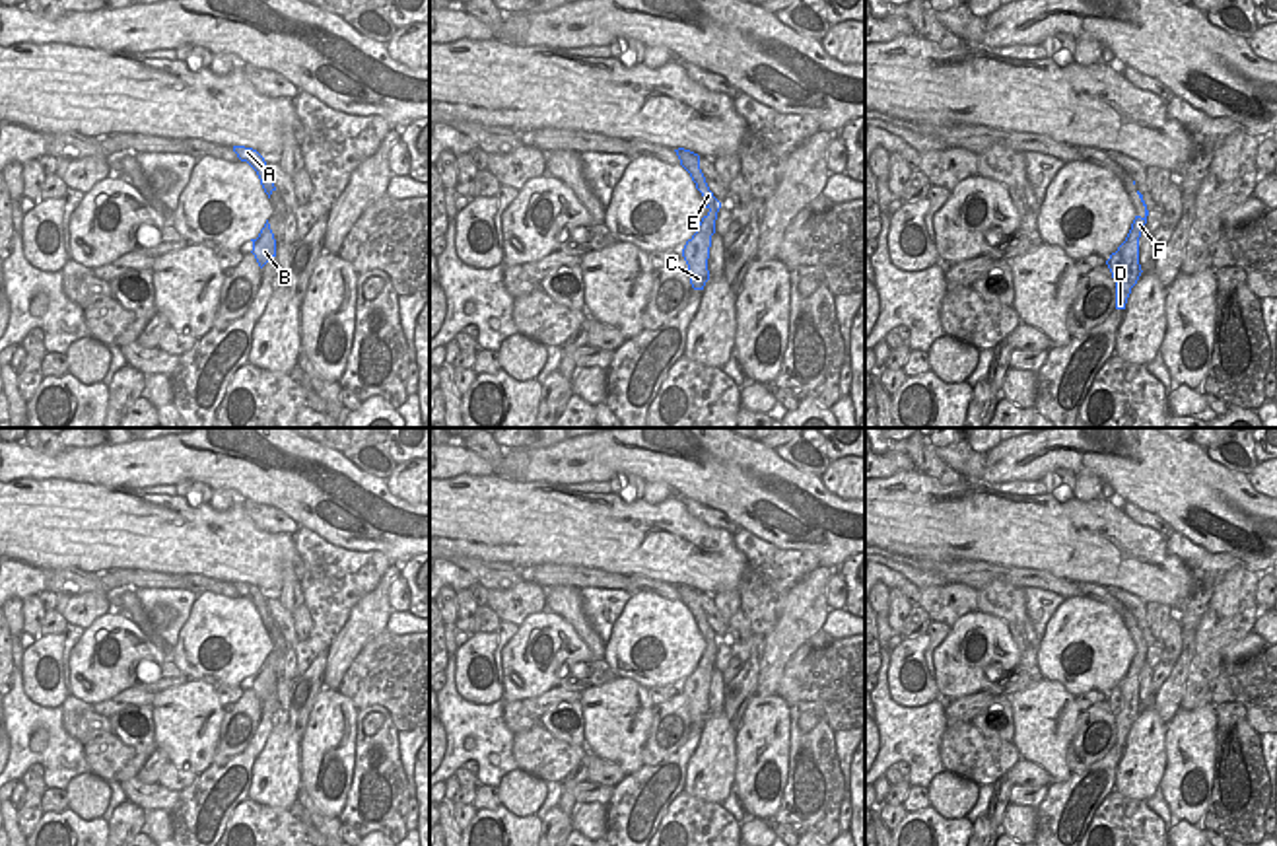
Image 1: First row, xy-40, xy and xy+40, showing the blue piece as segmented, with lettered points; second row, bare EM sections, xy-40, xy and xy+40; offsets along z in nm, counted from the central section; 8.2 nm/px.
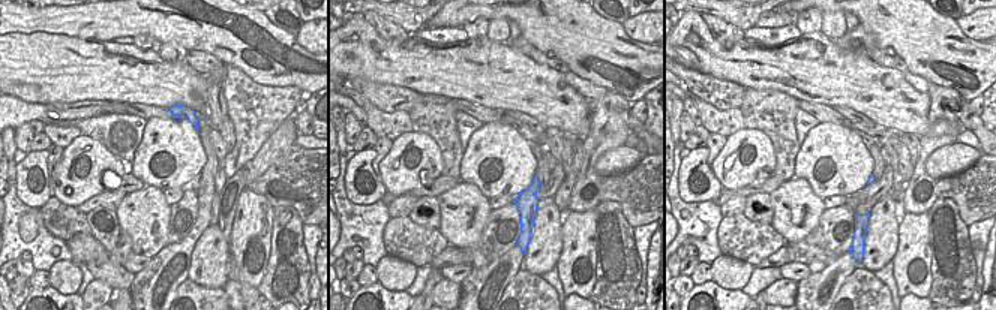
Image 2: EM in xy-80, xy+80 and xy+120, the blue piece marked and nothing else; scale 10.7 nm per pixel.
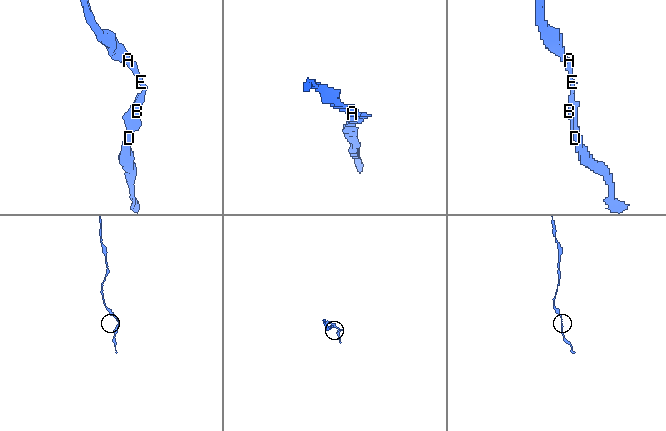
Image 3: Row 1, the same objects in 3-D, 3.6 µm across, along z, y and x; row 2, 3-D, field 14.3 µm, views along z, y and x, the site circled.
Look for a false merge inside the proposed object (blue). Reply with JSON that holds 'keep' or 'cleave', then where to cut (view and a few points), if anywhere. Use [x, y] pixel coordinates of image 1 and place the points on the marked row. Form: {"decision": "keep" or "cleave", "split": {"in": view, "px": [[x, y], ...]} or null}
{"decision": "keep", "split": null}

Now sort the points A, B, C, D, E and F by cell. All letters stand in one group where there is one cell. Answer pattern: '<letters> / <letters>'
A B C D E F

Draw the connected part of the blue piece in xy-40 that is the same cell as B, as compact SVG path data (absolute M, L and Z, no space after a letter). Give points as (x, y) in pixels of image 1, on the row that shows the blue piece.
M266 220L264 228L260 229L257 239L253 241L253 255L259 263L259 266L262 268L272 257L276 257L276 239L274 233L270 229L270 224Z

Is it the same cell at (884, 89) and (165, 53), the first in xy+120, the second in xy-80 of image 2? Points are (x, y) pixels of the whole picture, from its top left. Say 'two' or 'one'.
two

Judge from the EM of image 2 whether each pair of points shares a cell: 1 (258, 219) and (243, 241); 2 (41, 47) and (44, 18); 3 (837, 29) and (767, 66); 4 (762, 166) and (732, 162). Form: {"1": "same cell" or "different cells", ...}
{"1": "same cell", "2": "different cells", "3": "different cells", "4": "same cell"}

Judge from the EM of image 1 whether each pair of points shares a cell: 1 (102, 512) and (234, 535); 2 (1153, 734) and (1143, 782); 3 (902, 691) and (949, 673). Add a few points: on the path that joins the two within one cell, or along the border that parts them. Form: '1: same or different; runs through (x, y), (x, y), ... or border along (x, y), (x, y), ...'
1: same; runs through (135, 529), (201, 535)
2: same; runs through (1145, 745), (1143, 771)
3: different; border along (933, 679), (939, 697)

